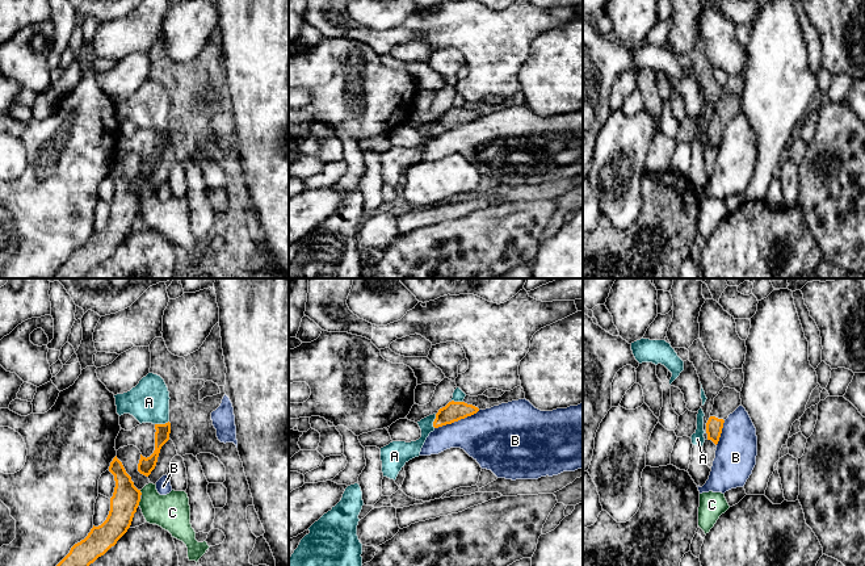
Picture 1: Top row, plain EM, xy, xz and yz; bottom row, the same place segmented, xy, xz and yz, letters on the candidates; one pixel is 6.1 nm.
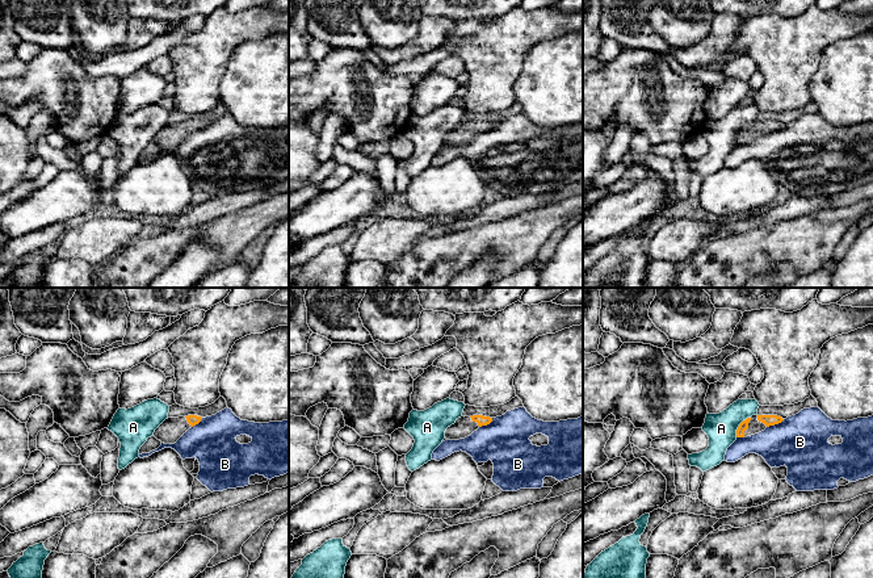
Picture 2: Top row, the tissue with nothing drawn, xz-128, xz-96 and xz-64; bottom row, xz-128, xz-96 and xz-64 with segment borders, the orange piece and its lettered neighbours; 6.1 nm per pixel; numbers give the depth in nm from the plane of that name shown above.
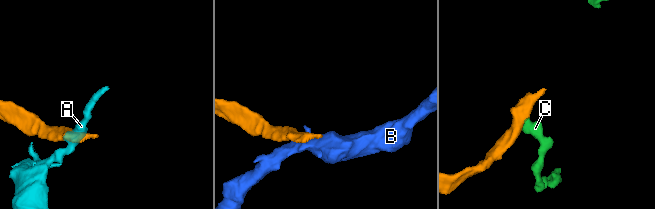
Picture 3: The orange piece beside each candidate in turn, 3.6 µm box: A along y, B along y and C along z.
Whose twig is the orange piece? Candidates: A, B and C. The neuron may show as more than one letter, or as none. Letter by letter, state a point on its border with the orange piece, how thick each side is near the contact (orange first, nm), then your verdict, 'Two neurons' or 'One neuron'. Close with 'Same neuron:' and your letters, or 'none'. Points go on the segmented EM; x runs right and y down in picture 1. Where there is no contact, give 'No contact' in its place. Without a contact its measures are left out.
A: Touches orange at xy (162, 424). Thickness 90 nm (orange) against 260 nm. Two neurons
B: Touches orange at xz (457, 420). Thickness 120 nm (orange) against 360 nm. Two neurons
C: Touches orange at xy (139, 500). Thickness 170 nm (orange) against 220 nm. Two neurons
Same neuron: none

